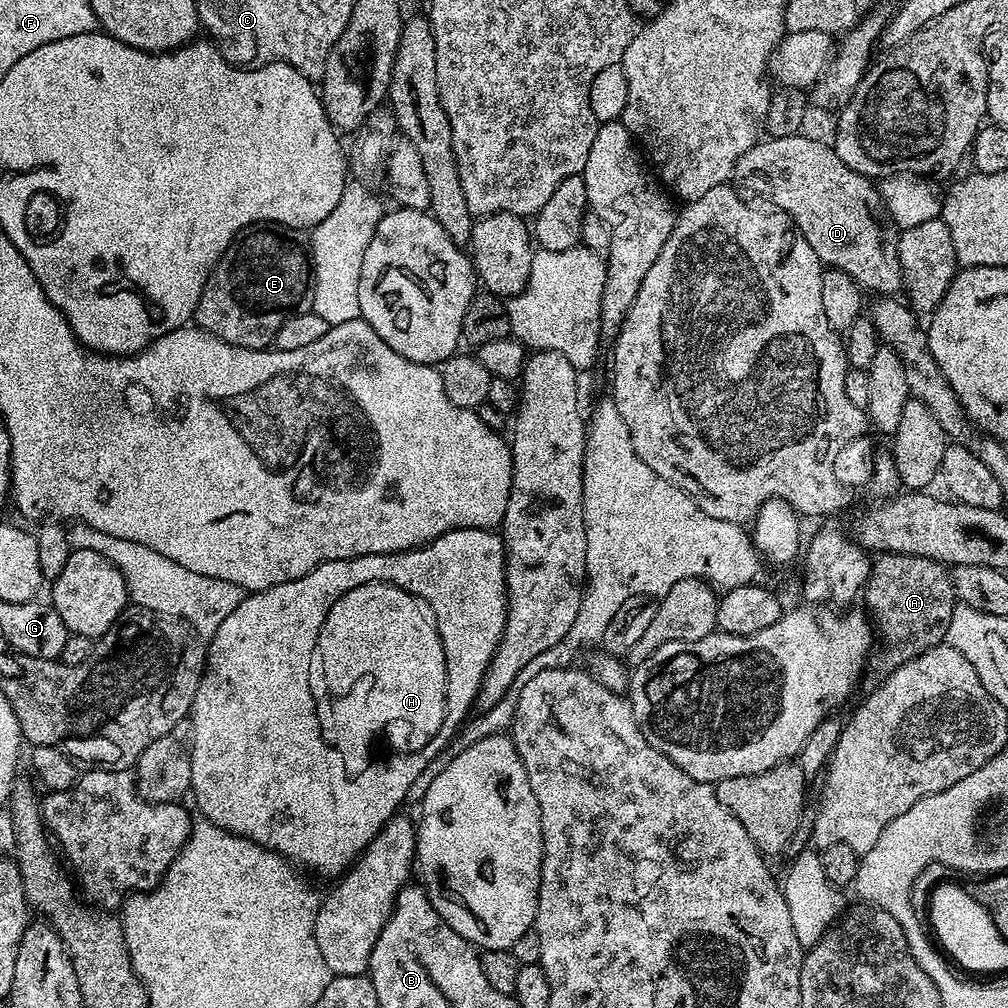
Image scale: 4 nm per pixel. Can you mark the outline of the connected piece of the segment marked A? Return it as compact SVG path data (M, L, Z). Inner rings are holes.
M886 552L872 560L872 572L864 585L862 600L868 603L867 611L874 621L879 643L880 640L884 643L884 648L877 647L869 655L862 677L863 687L868 690L879 688L890 673L906 662L945 643L950 614L954 614L958 603L952 577L945 565L925 556L897 552Z

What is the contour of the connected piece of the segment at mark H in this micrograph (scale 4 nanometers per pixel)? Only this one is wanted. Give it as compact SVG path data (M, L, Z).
M366 583L342 594L330 606L310 658L310 694L316 703L320 728L328 728L328 736L340 744L340 756L356 760L356 767L364 764L364 744L369 744L377 731L390 737L396 748L422 750L445 724L448 706L446 654L430 606L388 583Z

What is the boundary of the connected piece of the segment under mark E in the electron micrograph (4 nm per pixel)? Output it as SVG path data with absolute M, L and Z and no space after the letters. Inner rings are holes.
M271 222L251 224L233 238L214 266L196 307L195 327L203 328L205 332L239 348L267 349L275 341L282 322L286 322L297 312L312 311L315 285L316 274L312 270L310 236L307 231L285 228L283 224Z

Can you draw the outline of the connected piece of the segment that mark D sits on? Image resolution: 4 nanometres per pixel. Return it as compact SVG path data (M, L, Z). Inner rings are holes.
M804 135L764 138L753 148L746 150L746 154L742 154L732 171L735 187L769 200L764 202L773 209L786 213L796 223L806 242L810 242L810 250L818 254L821 265L850 274L850 278L854 278L861 289L870 288L876 292L874 294L895 297L904 286L900 259L896 257L898 232L884 221L879 187L869 177L850 170L850 166L846 166L846 162L838 158L831 143L823 144L812 136Z

